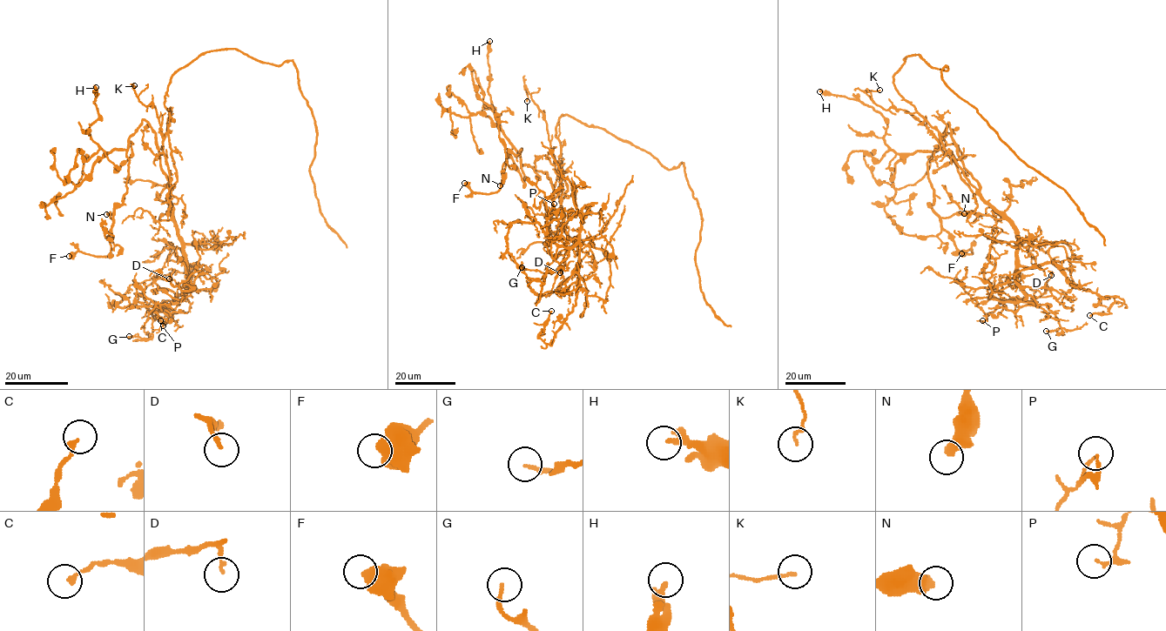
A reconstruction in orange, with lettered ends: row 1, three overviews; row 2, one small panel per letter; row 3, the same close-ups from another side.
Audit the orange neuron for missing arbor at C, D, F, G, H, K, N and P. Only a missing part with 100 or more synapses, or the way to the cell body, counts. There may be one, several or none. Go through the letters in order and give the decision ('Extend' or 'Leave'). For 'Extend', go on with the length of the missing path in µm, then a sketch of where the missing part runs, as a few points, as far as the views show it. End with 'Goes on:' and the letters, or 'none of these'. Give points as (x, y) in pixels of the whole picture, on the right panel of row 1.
C: Leave
D: Leave
F: Leave
G: Leave
H: Leave
K: Leave
N: Leave
P: Leave
Goes on: none of these

